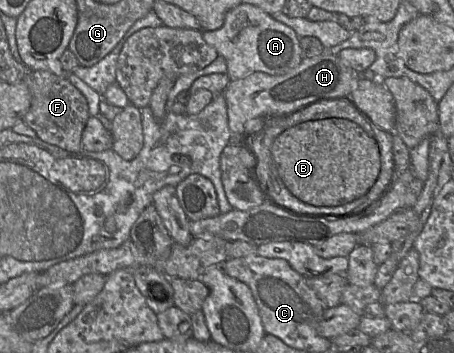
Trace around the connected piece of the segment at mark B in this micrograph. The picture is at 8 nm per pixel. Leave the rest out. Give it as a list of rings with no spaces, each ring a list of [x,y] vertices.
[[[344,118],[306,121],[286,129],[273,141],[271,155],[287,189],[317,207],[340,206],[361,198],[374,185],[381,168],[376,140]]]

